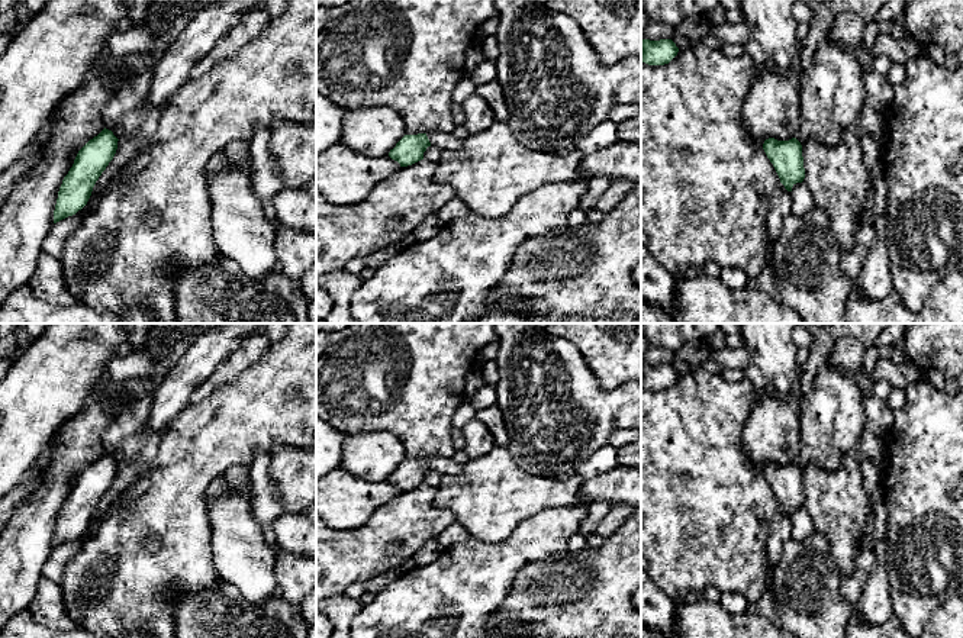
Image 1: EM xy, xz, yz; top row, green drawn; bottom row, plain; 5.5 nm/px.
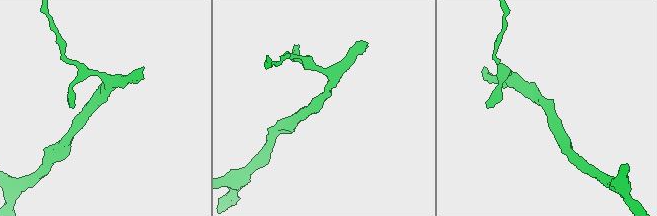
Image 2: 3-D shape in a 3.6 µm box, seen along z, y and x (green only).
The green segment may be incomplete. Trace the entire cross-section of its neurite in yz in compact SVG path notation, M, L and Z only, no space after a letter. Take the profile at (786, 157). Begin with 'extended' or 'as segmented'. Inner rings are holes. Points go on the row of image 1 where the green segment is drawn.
as segmented; M769 138L763 144L763 149L773 164L780 183L788 191L792 191L792 187L796 183L802 183L805 178L802 145L796 138L789 141L777 141Z

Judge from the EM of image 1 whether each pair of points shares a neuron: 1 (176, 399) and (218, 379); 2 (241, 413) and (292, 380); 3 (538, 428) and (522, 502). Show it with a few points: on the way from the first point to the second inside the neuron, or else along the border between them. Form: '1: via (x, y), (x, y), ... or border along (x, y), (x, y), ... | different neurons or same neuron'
1: border along (218, 366), (192, 393), (189, 402) | different neurons
2: via (254, 412), (279, 393) | same neuron
3: border along (506, 447), (511, 457), (530, 473), (561, 480) | different neurons

